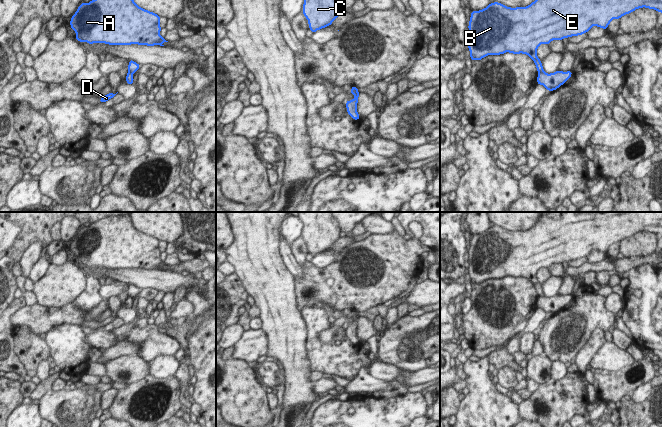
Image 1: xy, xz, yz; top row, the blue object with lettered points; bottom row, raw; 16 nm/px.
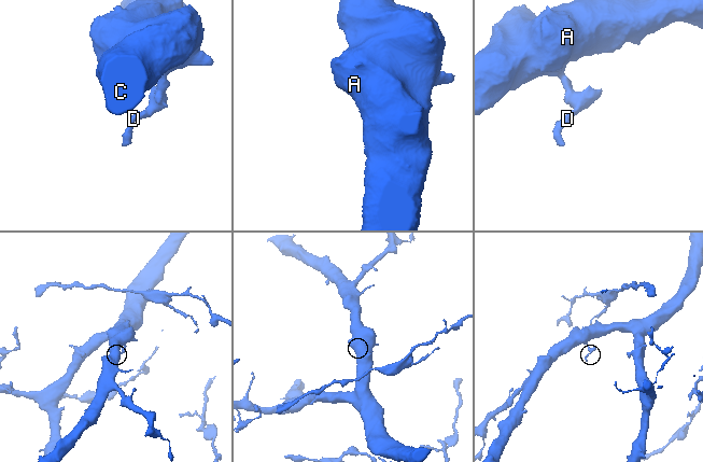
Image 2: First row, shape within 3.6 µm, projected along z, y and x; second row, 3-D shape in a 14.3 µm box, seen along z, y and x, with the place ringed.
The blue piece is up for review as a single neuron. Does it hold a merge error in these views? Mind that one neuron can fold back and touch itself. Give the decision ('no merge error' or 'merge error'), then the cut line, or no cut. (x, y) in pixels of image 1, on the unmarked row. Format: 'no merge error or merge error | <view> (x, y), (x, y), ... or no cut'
merge error | yz (544, 295), (539, 297)

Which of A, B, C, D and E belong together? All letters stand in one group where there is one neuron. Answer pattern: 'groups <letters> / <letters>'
groups A B C E / D

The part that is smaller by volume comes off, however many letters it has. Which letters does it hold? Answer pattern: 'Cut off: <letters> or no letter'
Cut off: D

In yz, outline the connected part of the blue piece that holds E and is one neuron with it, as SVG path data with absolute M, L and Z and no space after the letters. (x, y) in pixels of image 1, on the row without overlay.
M549 212L539 216L537 222L526 231L511 232L495 225L482 234L471 235L467 262L470 282L473 285L482 284L488 279L501 279L506 276L522 277L534 285L539 297L544 297L542 286L537 280L537 273L541 268L549 269L553 264L563 264L585 258L593 250L607 254L613 243L620 243L643 231L662 237L662 212Z

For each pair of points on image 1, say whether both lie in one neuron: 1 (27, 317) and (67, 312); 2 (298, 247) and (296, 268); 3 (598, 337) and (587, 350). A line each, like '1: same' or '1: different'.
1: same
2: different
3: same

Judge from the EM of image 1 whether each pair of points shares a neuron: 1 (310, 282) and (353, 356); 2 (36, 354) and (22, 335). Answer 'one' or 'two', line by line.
1: two
2: one

